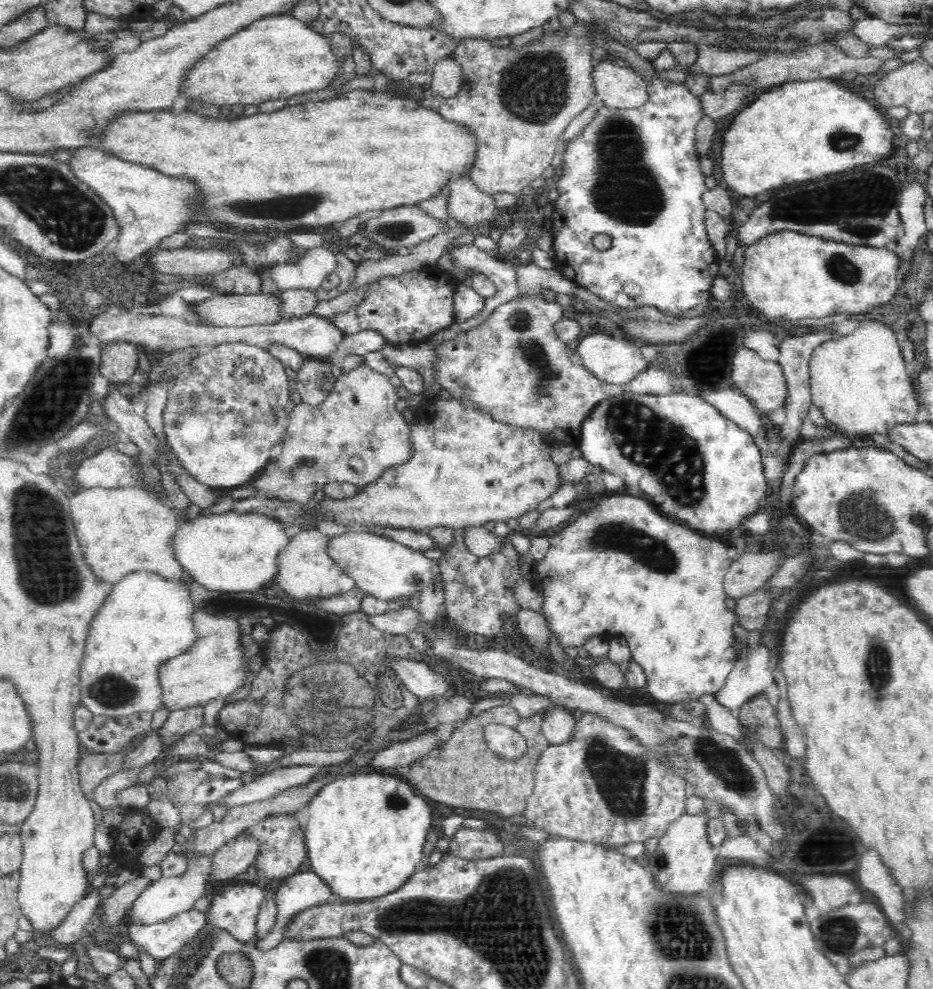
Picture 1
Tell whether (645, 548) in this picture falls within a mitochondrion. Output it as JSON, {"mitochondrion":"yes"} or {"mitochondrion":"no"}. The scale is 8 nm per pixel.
{"mitochondrion":"yes"}

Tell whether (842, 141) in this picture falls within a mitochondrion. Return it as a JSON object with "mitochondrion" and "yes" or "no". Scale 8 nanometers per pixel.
{"mitochondrion":"yes"}

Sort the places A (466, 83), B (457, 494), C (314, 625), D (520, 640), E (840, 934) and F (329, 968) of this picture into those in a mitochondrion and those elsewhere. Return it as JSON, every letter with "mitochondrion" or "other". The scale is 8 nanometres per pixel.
{"A":"other","B":"other","C":"mitochondrion","D":"other","E":"mitochondrion","F":"mitochondrion"}

